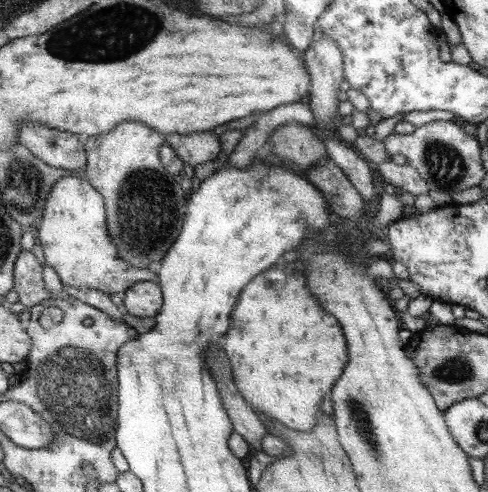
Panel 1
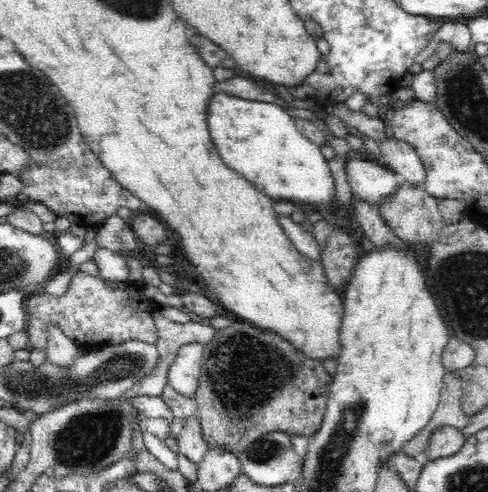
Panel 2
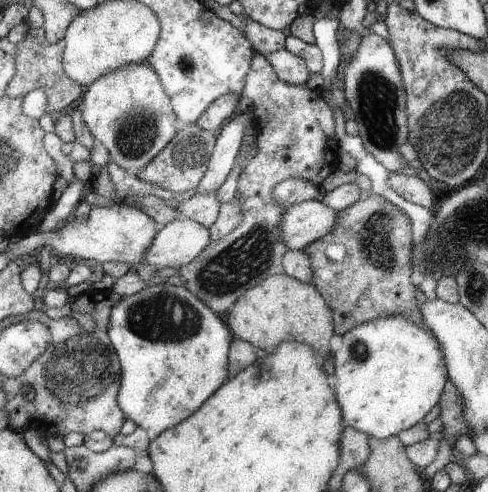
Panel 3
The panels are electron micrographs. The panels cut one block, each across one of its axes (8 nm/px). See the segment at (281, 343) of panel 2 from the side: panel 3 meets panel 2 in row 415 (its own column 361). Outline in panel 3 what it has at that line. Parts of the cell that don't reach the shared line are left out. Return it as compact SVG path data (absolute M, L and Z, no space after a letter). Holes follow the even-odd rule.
M367 196L335 214L331 232L311 242L303 252L311 262L311 286L319 290L333 312L333 334L343 336L351 328L389 316L403 316L423 326L417 308L417 288L409 282L413 262L413 232L409 216L383 196Z

